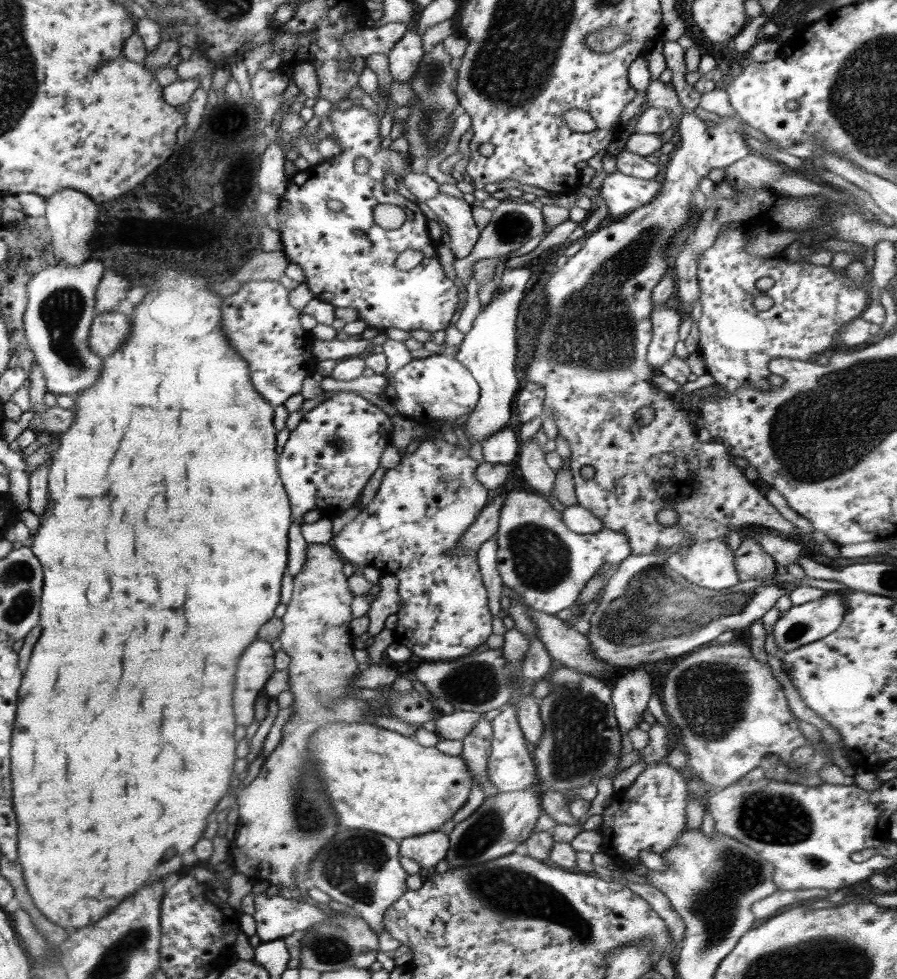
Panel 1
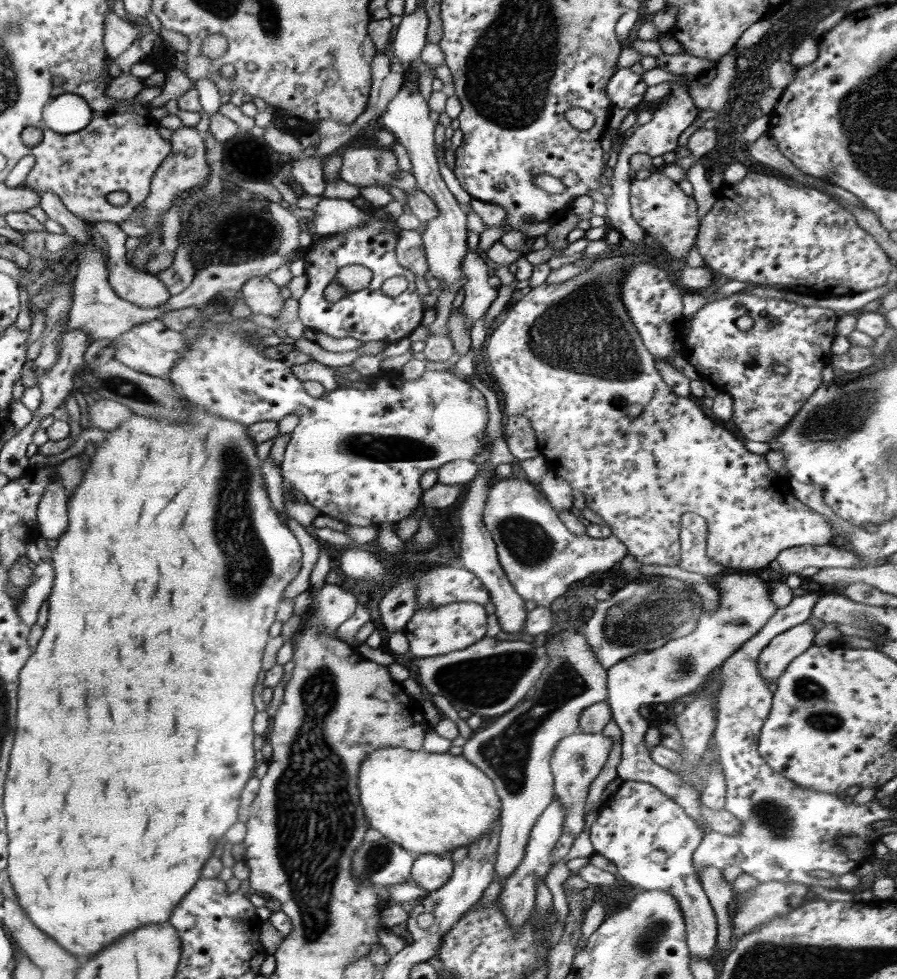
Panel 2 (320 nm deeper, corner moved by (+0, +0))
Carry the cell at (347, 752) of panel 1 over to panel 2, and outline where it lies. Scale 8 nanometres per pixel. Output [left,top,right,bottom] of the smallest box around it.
[360,748,502,854]

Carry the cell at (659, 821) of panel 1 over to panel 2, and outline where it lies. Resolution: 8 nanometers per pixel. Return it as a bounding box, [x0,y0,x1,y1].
[590,781,717,959]

